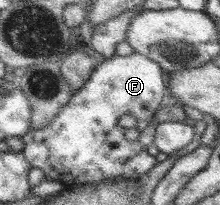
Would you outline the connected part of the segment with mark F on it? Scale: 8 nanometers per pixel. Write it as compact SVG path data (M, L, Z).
M134 52L128 56L114 54L109 59L100 59L88 82L71 96L66 106L60 108L58 116L54 116L54 120L50 120L48 126L30 128L30 132L20 136L24 143L22 154L32 167L44 171L46 180L57 180L65 187L106 182L122 175L124 178L134 179L147 174L158 163L156 158L140 143L127 140L124 136L124 127L118 126L118 120L122 116L132 116L136 120L136 129L146 127L148 120L160 107L165 88L163 68L144 55Z

